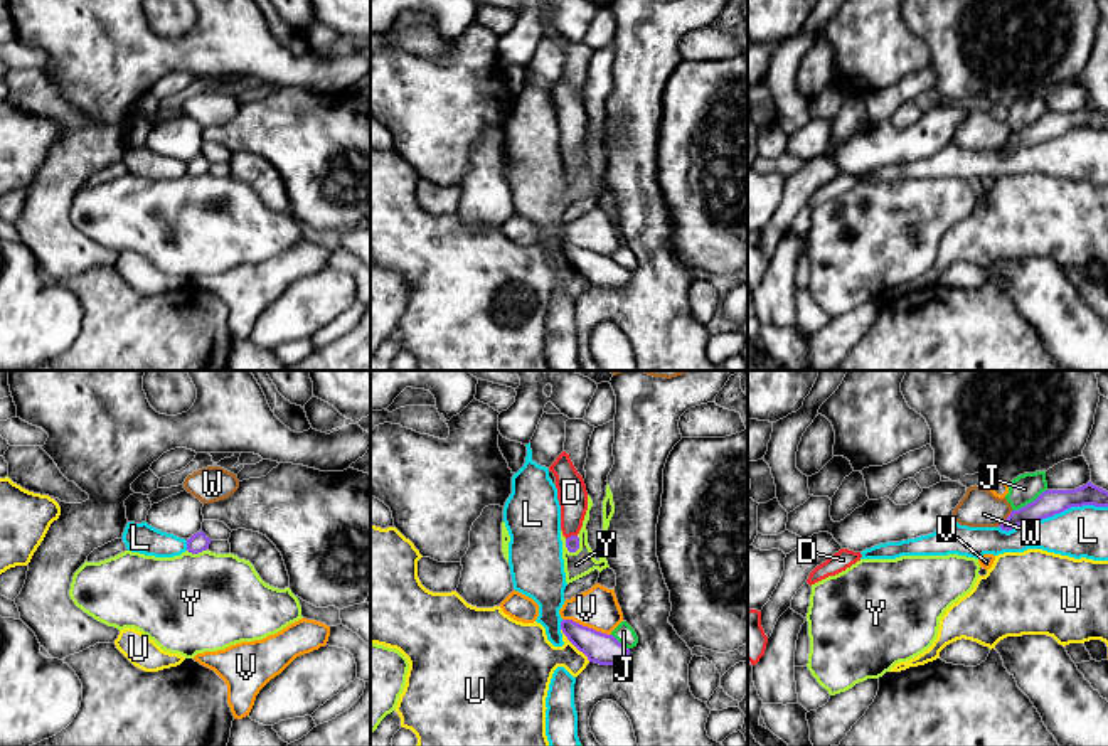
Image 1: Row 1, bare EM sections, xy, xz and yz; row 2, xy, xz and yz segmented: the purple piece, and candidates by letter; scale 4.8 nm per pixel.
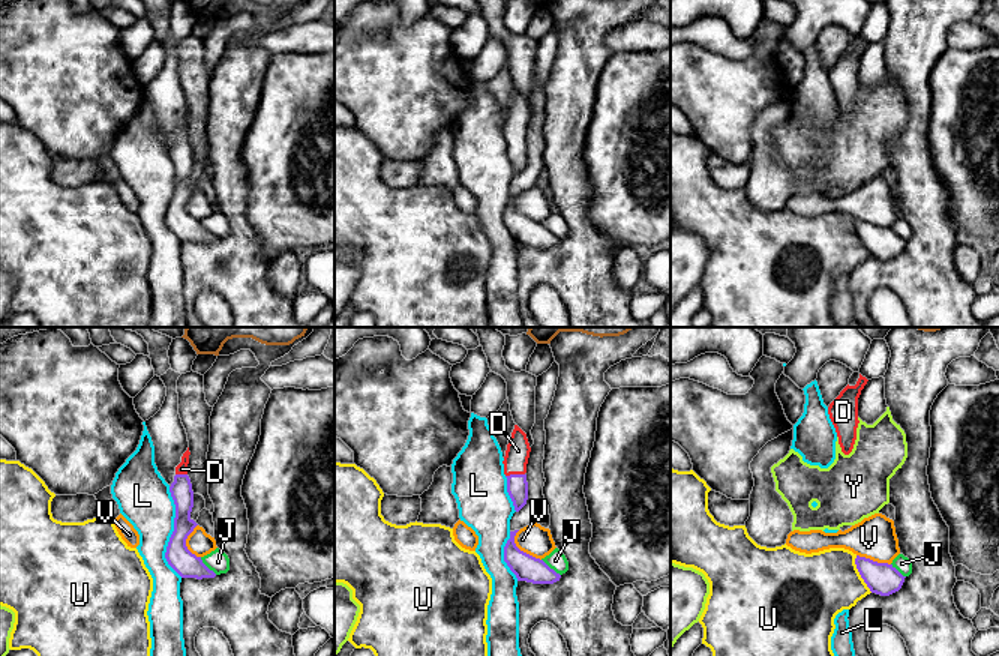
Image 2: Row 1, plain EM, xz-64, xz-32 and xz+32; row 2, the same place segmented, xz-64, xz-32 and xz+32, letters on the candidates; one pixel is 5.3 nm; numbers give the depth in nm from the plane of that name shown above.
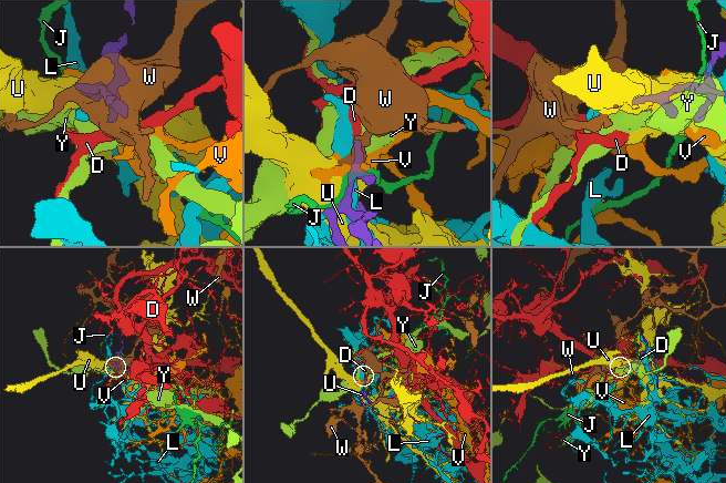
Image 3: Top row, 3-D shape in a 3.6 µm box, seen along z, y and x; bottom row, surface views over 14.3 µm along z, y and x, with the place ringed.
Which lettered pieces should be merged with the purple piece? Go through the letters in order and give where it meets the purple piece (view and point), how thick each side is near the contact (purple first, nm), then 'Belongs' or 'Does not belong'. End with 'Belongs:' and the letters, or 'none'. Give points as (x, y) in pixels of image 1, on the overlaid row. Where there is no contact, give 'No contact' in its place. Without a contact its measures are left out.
D: Touches purple at xz (571, 536). Thickness 60 nm (purple) against 140 nm. Belongs
J: Touches purple at yz (1031, 502). Thickness 120 nm (purple) against 140 nm. Does not belong
L: Touches purple at yz (1053, 514). Thickness 120 nm (purple) against 240 nm. Does not belong
U: Touches purple at xz (575, 645). Thickness 150 nm (purple) against 300 nm. Does not belong
V: Touches purple at xz (586, 627). Thickness 150 nm (purple) against 200 nm. Does not belong
W: Touches purple at yz (1006, 519). Thickness 120 nm (purple) against 180 nm. Does not belong
Y: Touches purple at xz (578, 546). Thickness 60 nm (purple) against 130 nm. Does not belong
Belongs: D

